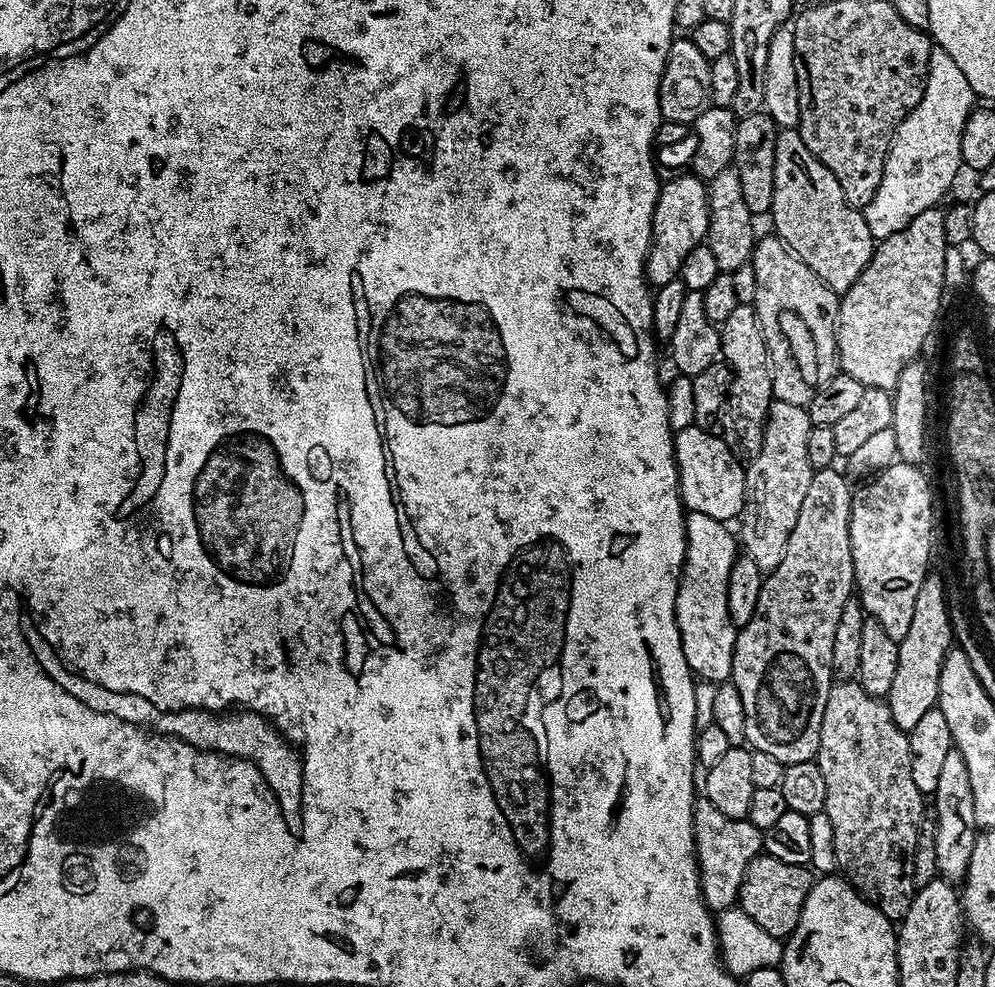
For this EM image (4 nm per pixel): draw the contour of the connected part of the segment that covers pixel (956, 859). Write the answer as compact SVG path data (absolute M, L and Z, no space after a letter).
M955 746L950 750L950 754L946 754L934 800L936 800L934 851L938 857L936 871L949 882L963 881L968 874L970 858L974 854L978 829L974 818L974 790L970 790L970 773L966 768L966 758Z

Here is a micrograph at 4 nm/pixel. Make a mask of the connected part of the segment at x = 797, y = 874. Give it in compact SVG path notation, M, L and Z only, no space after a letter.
M761 854L754 858L754 862L750 862L742 878L738 907L750 914L750 918L754 918L754 922L758 922L758 926L762 926L766 934L786 938L792 933L794 926L798 926L806 894L810 894L813 883L813 873L805 865L782 862L773 856Z

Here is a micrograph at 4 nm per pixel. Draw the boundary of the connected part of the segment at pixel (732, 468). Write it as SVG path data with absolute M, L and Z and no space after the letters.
M692 423L675 433L674 454L680 501L688 512L710 514L710 518L725 522L735 521L743 513L745 465L726 446L723 435Z

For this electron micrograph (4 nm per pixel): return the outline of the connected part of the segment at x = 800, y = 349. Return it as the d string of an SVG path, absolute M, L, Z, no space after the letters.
M761 236L752 245L751 264L754 266L754 307L766 342L768 363L772 366L772 395L782 402L808 405L810 398L832 376L837 375L836 319L840 313L840 296L810 266L806 266L785 245L779 236Z

